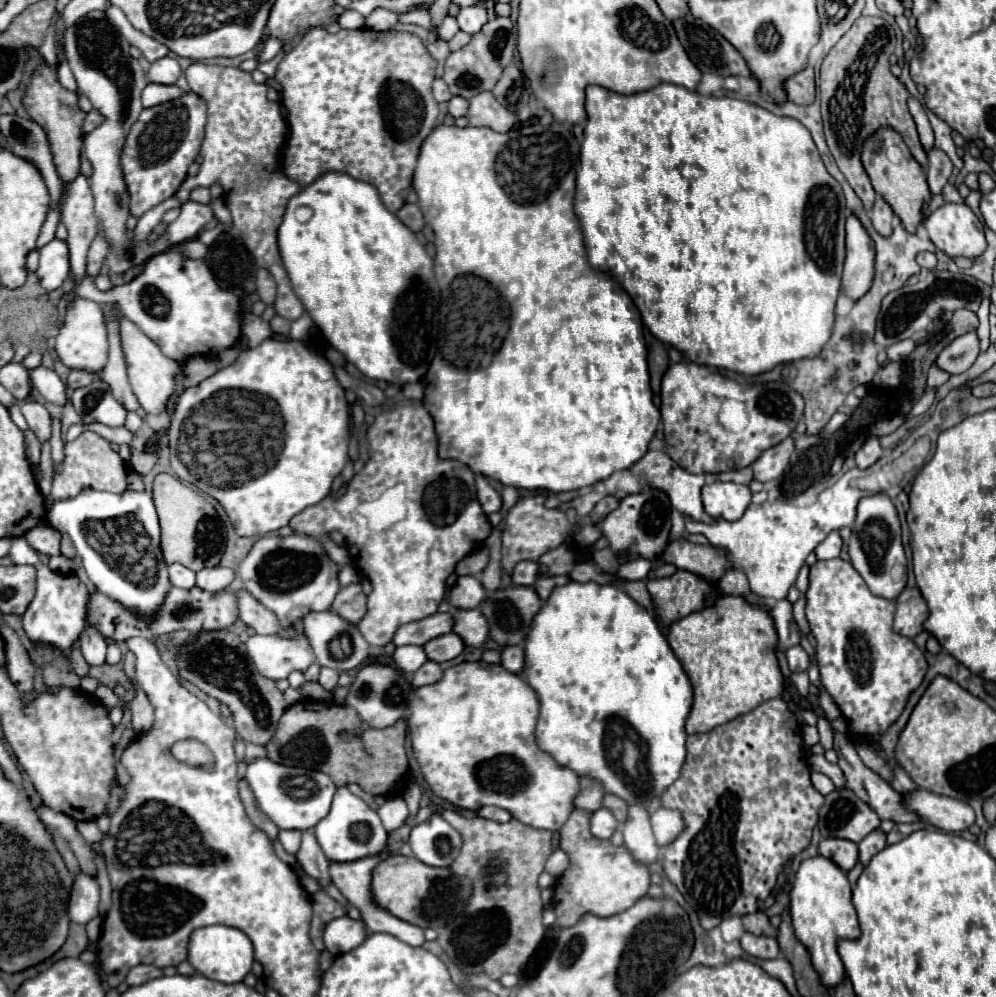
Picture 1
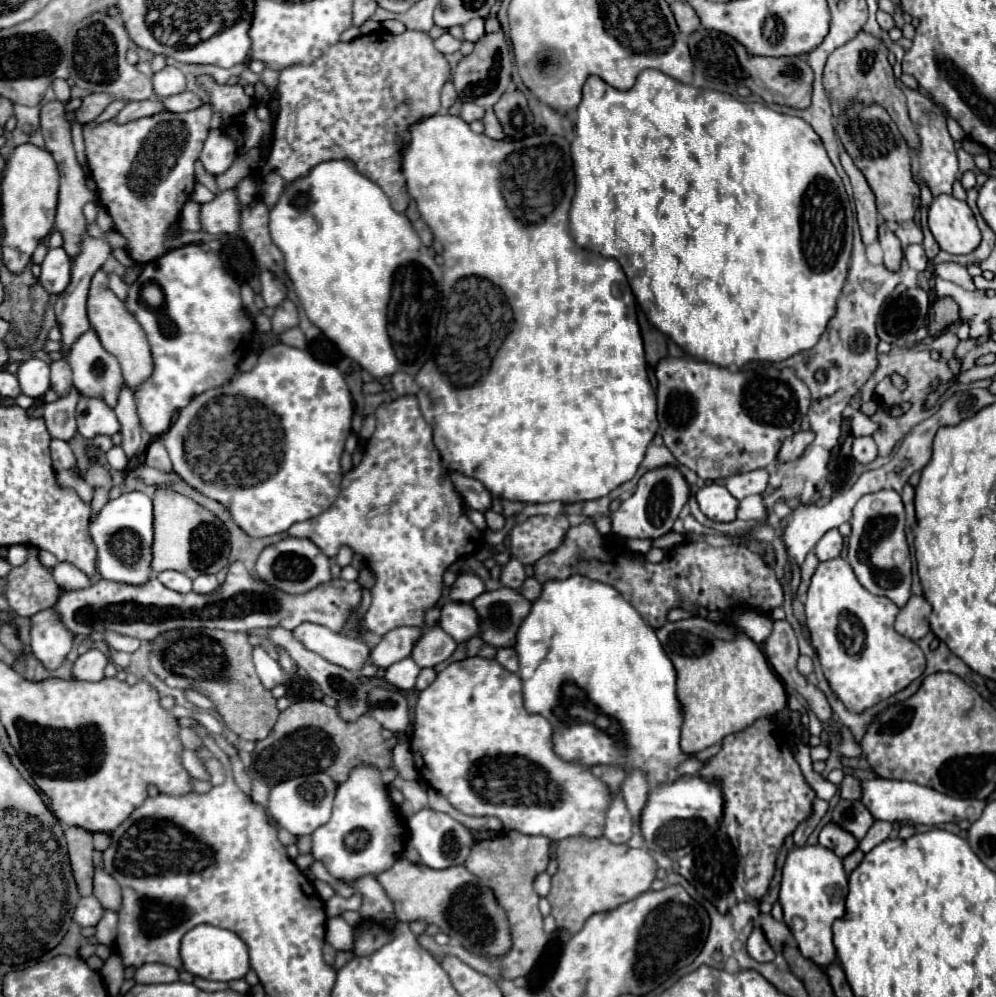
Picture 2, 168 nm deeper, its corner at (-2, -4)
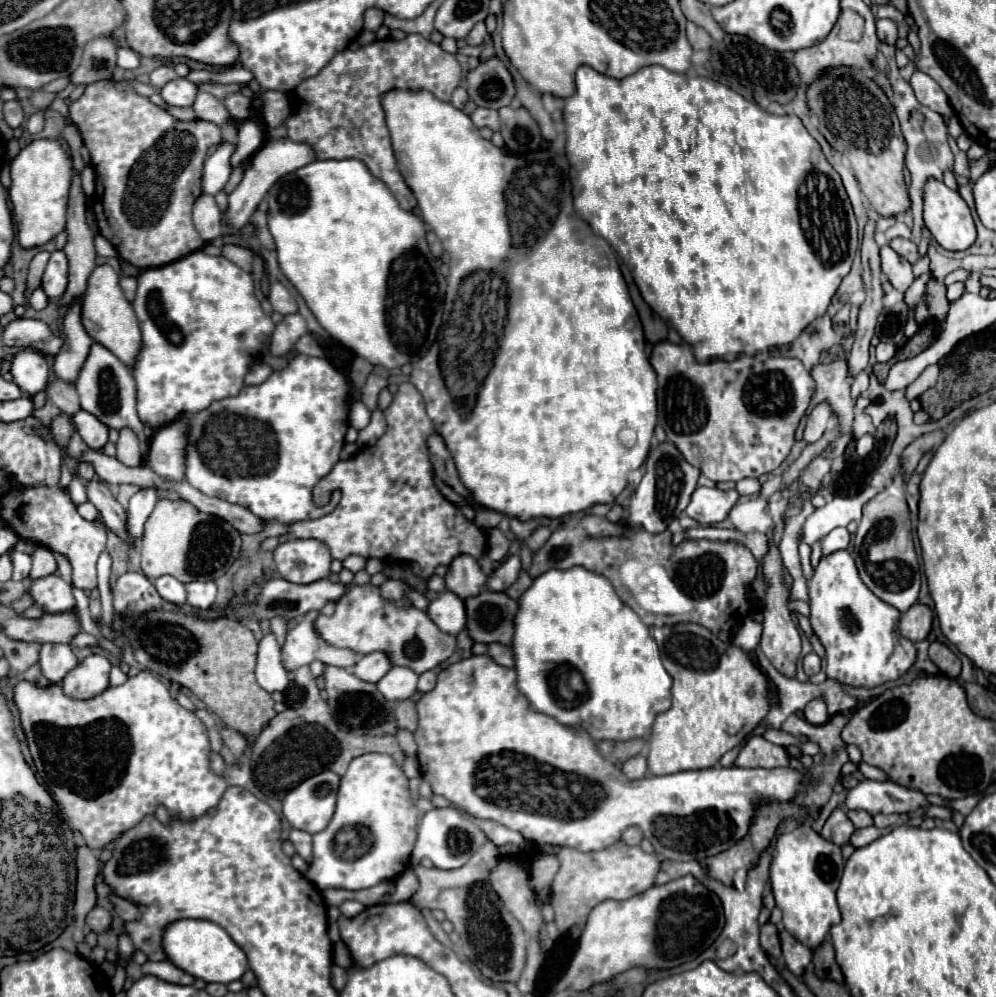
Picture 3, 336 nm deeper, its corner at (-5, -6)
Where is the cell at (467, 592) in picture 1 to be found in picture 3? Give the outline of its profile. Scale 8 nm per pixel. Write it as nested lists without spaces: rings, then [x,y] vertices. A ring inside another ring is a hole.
[[[458,555],[448,565],[448,573],[444,579],[448,591],[456,593],[460,599],[466,599],[468,595],[476,595],[476,591],[484,589],[486,575],[472,555]]]

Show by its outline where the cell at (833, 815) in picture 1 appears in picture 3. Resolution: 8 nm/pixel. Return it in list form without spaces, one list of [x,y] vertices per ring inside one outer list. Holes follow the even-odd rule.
[[[848,811],[848,819],[854,823],[856,829],[872,825],[872,815],[868,811]]]

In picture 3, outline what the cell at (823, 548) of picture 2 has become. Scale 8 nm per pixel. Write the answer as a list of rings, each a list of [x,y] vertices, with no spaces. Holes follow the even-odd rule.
[[[836,527],[832,529],[824,539],[822,539],[822,553],[824,555],[830,555],[832,551],[838,551],[838,549],[846,549],[850,543],[850,533],[846,527]]]

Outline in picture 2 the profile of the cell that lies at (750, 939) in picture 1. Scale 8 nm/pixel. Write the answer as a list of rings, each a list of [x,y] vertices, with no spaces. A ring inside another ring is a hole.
[[[753,927],[753,933],[747,939],[747,953],[755,959],[755,961],[773,961],[775,959],[775,951],[771,949],[771,945],[765,941],[765,935],[761,933],[759,927]]]

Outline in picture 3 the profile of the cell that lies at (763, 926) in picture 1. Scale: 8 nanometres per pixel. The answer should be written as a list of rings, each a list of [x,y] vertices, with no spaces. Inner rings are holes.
[[[788,931],[780,933],[780,941],[782,941],[782,955],[784,955],[786,967],[796,977],[800,977],[812,959],[812,951],[806,945],[802,945],[800,941],[796,941],[792,935],[788,935]]]

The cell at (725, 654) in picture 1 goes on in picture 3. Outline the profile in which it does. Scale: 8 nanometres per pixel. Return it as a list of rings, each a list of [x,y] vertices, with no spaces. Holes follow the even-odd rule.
[[[682,623],[652,627],[652,637],[658,643],[660,659],[664,669],[672,677],[672,707],[656,715],[652,733],[648,739],[648,773],[650,775],[670,775],[688,769],[708,769],[716,767],[722,755],[736,745],[740,745],[748,733],[766,717],[770,707],[770,689],[764,673],[752,665],[750,657],[732,643],[722,643],[708,629]]]

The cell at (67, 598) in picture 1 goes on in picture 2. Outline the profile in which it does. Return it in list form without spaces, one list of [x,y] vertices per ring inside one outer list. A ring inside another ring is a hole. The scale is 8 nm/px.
[[[49,607],[31,617],[31,651],[47,667],[57,669],[73,647],[75,633],[65,627],[61,615]]]

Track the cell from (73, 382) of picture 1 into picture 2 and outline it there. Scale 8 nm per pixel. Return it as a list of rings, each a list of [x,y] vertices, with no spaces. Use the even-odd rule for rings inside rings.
[[[75,387],[69,389],[65,397],[59,397],[53,403],[45,403],[43,409],[43,419],[47,425],[47,431],[51,437],[61,437],[63,441],[69,441],[77,427],[75,427],[75,405],[79,401],[79,391]]]

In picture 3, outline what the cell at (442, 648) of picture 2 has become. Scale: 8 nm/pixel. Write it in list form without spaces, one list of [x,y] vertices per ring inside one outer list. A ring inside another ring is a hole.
[[[352,585],[348,593],[338,601],[334,615],[318,617],[318,631],[322,639],[338,649],[350,649],[360,655],[382,651],[392,665],[408,667],[414,673],[424,673],[446,661],[456,647],[456,637],[442,633],[432,619],[414,605],[398,607],[380,595],[380,587]]]

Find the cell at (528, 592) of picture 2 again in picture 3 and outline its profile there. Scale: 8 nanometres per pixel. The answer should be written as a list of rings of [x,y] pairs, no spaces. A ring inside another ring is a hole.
[[[522,571],[520,575],[518,575],[518,579],[504,591],[508,597],[512,597],[512,599],[518,599],[528,587],[532,585],[532,579],[530,579],[530,575],[526,573],[526,571]]]

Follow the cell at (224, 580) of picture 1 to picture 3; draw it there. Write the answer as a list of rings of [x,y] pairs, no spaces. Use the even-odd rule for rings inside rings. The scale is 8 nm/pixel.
[[[194,581],[186,583],[186,605],[196,607],[196,609],[210,609],[210,605],[216,599],[216,585],[214,581]]]

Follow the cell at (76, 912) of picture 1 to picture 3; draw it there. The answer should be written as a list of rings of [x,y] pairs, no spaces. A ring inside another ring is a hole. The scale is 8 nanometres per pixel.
[[[94,907],[88,917],[86,917],[86,923],[88,927],[94,931],[94,933],[106,933],[112,925],[112,913],[102,909],[102,907]]]

